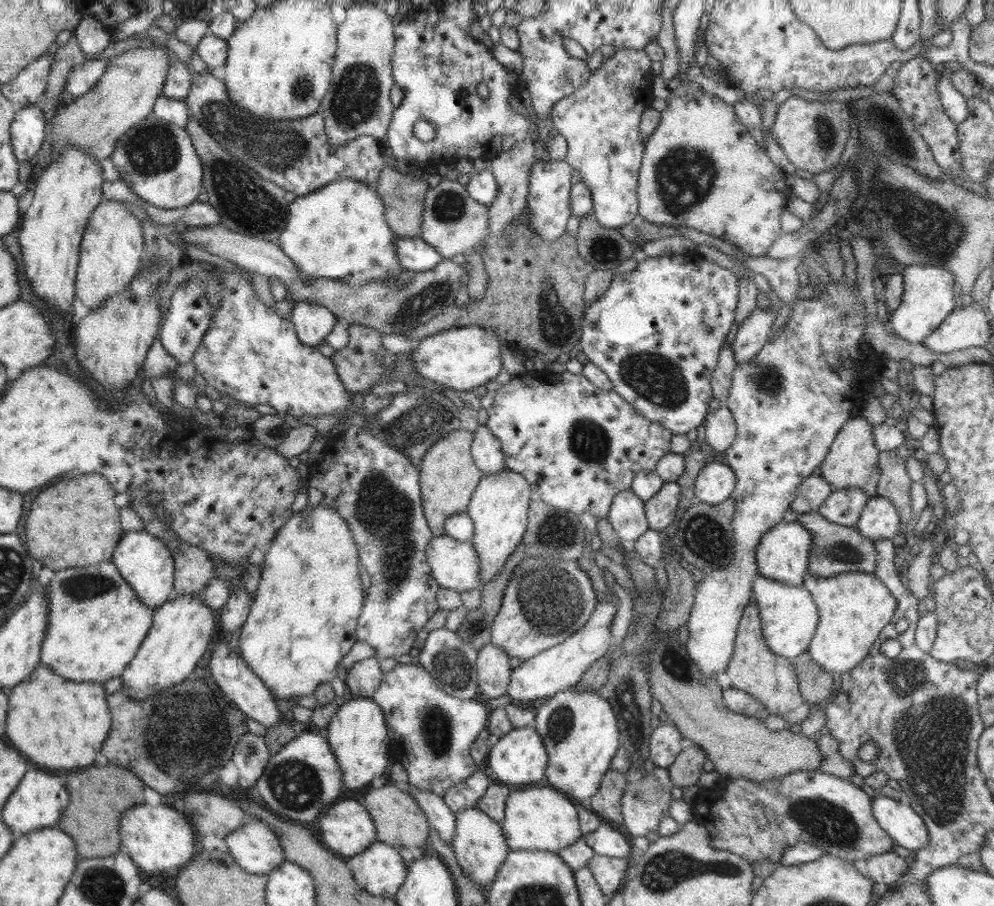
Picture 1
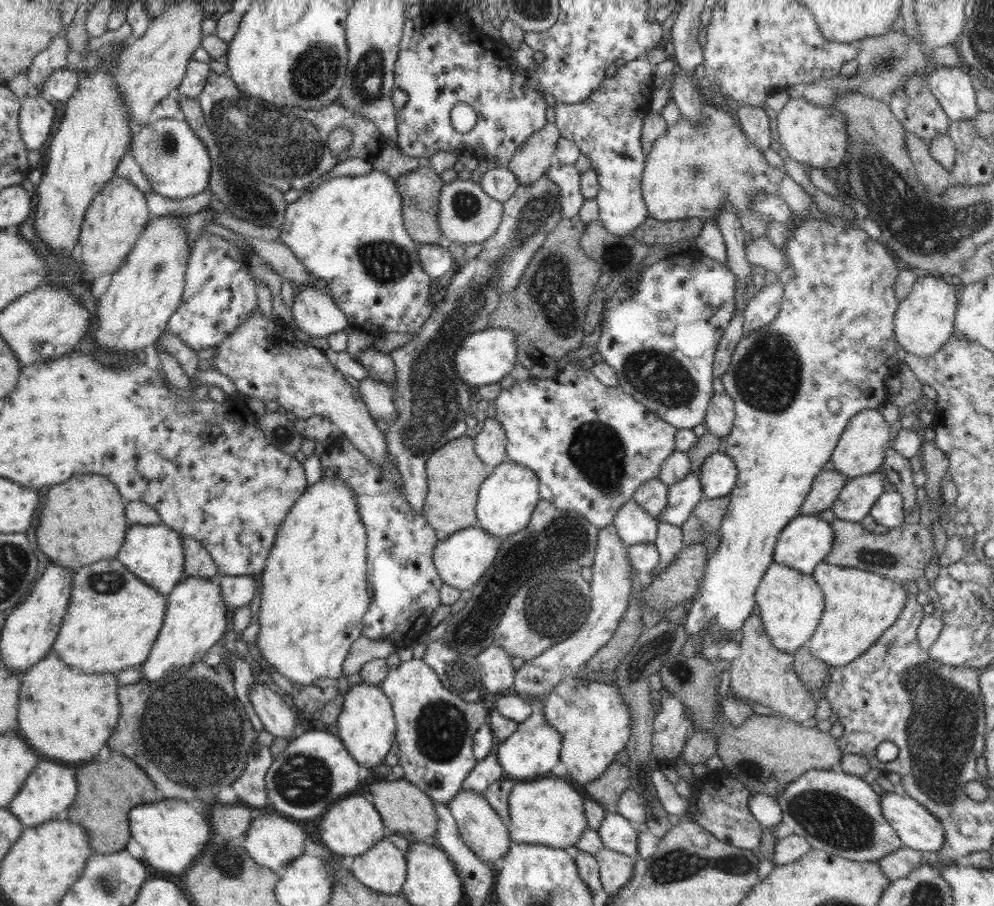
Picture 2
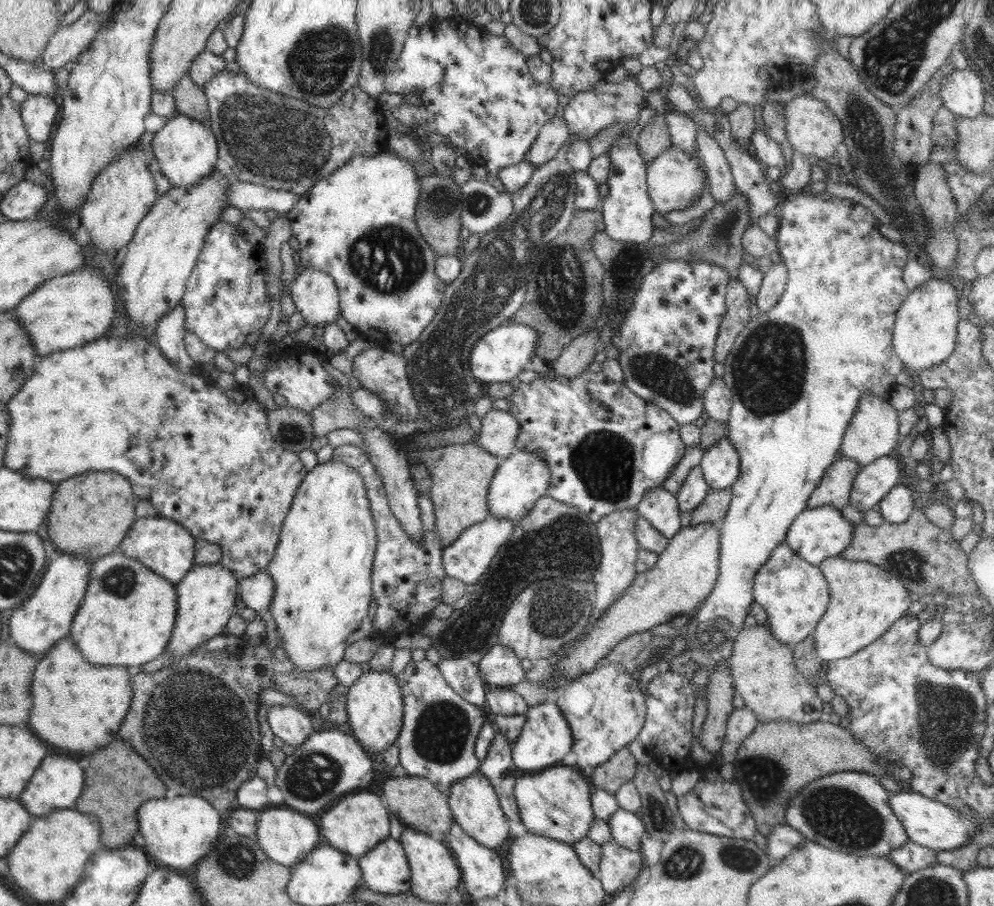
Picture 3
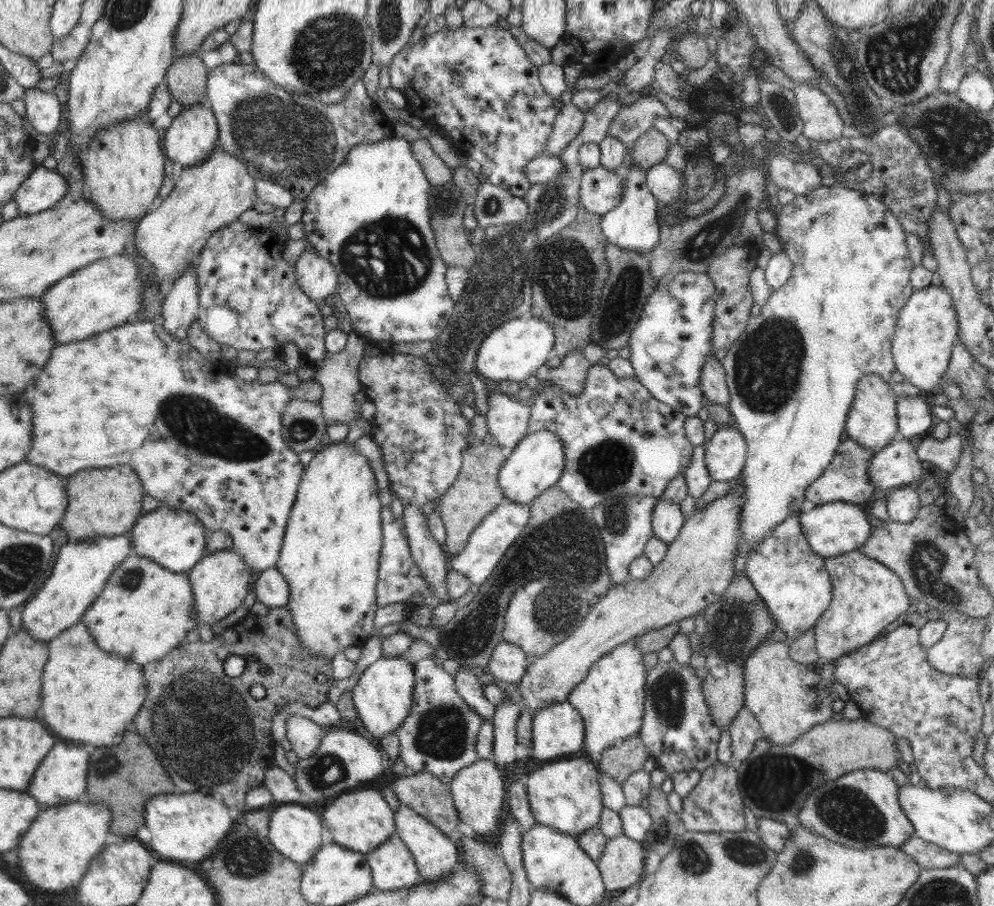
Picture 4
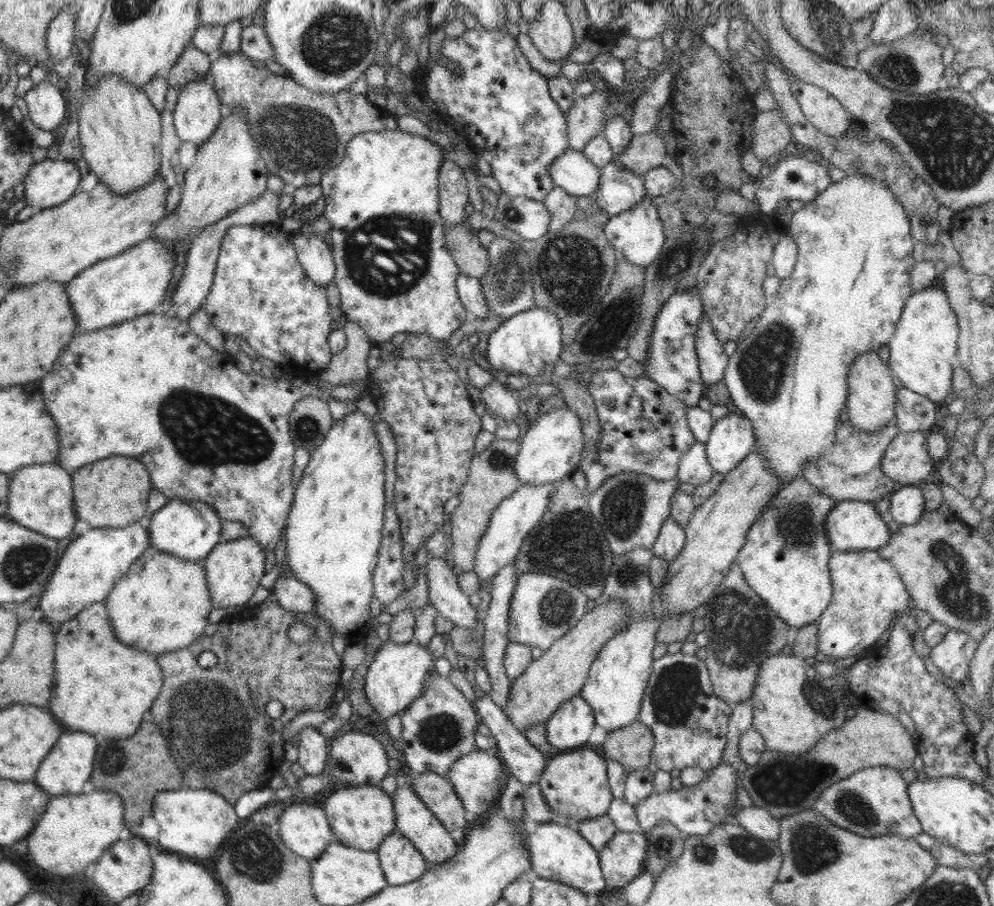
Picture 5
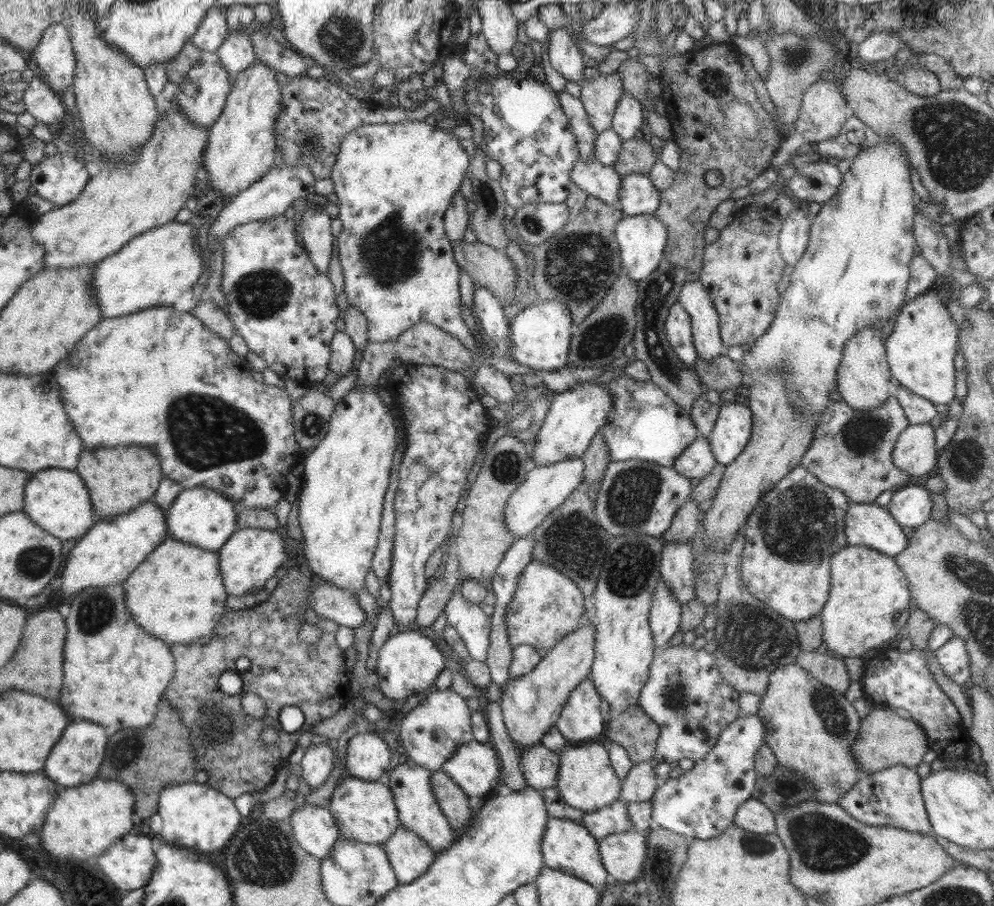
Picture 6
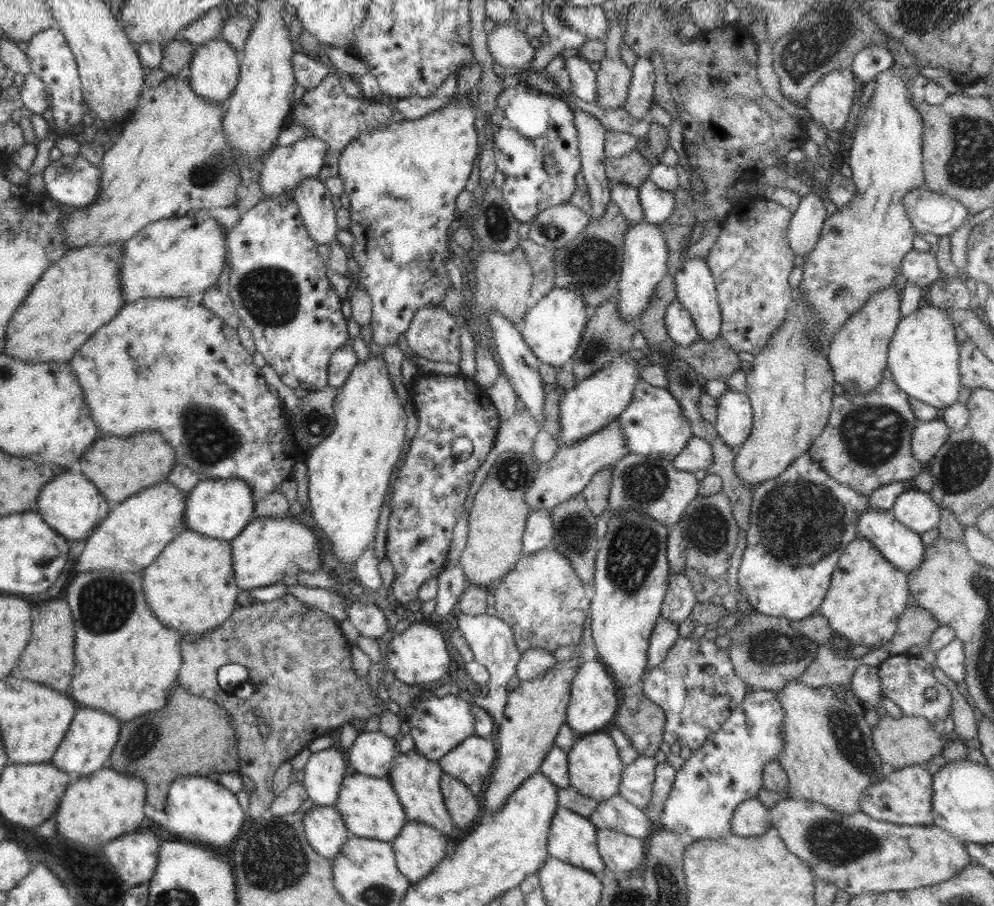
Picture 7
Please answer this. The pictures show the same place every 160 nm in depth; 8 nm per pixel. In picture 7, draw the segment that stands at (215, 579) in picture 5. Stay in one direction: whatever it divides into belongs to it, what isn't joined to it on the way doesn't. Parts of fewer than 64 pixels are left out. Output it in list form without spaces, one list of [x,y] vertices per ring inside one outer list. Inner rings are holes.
[[[260,517],[244,527],[235,539],[230,541],[233,569],[239,590],[250,590],[281,583],[284,578],[297,576],[298,572],[312,572],[322,569],[322,544],[312,530],[300,520],[287,517]]]

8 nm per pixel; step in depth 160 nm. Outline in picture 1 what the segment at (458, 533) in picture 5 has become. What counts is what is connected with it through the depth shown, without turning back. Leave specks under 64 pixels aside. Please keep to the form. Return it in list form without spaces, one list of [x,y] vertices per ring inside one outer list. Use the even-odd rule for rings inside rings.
[[[460,428],[432,444],[419,462],[421,503],[428,527],[434,537],[444,536],[444,524],[450,516],[467,513],[472,494],[484,474],[471,456],[473,432]]]

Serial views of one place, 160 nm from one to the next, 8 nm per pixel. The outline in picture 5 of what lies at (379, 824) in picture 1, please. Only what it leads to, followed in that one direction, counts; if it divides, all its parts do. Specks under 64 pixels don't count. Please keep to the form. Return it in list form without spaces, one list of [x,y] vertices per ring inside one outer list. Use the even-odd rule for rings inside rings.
[[[430,771],[420,773],[420,776],[415,776],[409,783],[451,837],[458,845],[462,845],[471,825],[464,819],[466,810],[453,784],[447,778]]]

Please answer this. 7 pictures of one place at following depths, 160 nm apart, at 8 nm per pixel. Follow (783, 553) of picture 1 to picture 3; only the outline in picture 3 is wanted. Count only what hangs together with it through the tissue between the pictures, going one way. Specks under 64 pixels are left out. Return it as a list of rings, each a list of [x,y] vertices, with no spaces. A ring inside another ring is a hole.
[[[826,504],[804,510],[788,528],[785,541],[812,566],[819,566],[823,560],[838,556],[851,543],[853,530],[854,524],[842,517],[841,510]]]

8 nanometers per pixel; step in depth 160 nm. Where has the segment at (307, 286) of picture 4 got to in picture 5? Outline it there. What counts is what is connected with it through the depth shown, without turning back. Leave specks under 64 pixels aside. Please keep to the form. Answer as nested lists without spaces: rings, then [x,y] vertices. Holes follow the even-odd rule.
[[[301,231],[292,234],[298,262],[306,276],[318,286],[327,286],[335,277],[335,264],[332,250],[321,235],[302,235]]]

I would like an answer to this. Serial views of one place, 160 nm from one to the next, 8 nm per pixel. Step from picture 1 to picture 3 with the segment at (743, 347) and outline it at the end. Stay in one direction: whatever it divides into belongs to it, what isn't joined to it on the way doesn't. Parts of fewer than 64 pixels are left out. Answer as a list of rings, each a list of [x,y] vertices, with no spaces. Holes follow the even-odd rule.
[[[783,262],[774,263],[764,273],[759,293],[755,296],[760,313],[768,312],[780,300],[788,280],[788,271]]]

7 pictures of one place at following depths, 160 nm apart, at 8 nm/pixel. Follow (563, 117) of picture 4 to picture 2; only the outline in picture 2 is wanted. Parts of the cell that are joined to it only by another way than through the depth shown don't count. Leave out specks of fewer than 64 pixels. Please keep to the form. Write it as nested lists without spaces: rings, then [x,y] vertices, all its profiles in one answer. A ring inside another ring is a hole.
[[[546,123],[540,132],[528,137],[519,146],[507,164],[507,170],[514,173],[520,184],[536,182],[549,166],[559,162],[556,158],[556,141],[561,137],[554,123]]]

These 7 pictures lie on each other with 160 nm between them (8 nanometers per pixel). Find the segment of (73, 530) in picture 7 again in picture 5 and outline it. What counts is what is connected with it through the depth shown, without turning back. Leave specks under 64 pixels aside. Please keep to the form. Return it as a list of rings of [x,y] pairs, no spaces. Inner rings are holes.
[[[32,464],[10,473],[9,476],[5,518],[52,538],[66,538],[74,530],[78,516],[74,507],[72,472],[58,464]]]

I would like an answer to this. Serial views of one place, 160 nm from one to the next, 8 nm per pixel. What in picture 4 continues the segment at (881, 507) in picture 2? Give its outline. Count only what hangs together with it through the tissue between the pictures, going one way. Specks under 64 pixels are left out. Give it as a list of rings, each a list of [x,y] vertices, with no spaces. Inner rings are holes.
[[[914,485],[903,486],[894,490],[890,496],[884,498],[889,521],[910,523],[918,514],[921,502],[914,489]]]

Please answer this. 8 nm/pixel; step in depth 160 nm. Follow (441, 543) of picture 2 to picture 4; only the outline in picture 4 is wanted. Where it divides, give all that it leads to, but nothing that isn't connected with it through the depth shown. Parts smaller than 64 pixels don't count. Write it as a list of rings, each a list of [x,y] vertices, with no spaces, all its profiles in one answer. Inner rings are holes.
[[[506,499],[492,510],[491,515],[482,520],[476,530],[472,531],[462,552],[448,556],[448,567],[466,575],[468,581],[474,585],[484,584],[490,578],[492,572],[495,571],[504,553],[522,534],[526,524],[530,521],[530,516],[532,516],[532,513],[530,513],[529,503],[512,502]]]

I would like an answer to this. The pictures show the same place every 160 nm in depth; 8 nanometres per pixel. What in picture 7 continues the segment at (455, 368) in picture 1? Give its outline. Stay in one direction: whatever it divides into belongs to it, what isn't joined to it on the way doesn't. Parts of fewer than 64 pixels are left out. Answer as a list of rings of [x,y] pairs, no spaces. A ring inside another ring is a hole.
[[[554,287],[524,315],[521,335],[542,363],[561,367],[576,352],[590,312],[579,292]]]

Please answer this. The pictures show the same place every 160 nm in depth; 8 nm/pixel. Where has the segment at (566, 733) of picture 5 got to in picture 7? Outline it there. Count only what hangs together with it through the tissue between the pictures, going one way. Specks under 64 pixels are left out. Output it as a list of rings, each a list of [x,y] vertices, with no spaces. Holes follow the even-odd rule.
[[[598,658],[579,664],[572,679],[570,690],[565,722],[574,733],[579,735],[600,733],[603,728],[606,728],[612,722],[623,697],[609,671]]]

